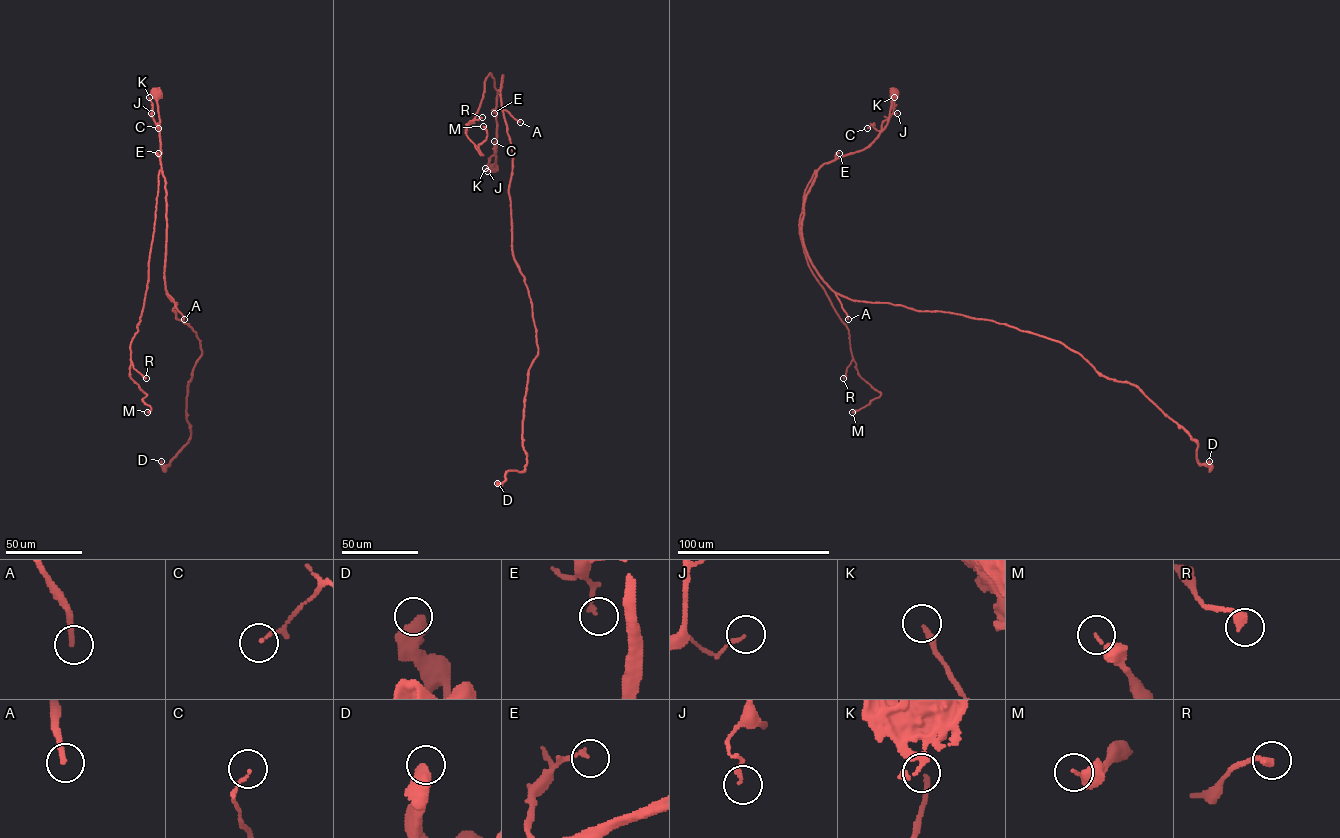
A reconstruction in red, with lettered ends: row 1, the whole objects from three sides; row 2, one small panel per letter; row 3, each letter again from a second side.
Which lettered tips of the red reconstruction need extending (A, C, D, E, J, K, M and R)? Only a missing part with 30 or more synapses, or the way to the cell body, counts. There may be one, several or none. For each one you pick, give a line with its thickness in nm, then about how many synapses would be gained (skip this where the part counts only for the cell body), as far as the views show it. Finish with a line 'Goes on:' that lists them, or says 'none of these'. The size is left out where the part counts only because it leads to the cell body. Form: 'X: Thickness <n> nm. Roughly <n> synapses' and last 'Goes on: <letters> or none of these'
A: Thickness 200 nm. Roughly 45 synapses
Goes on: A

